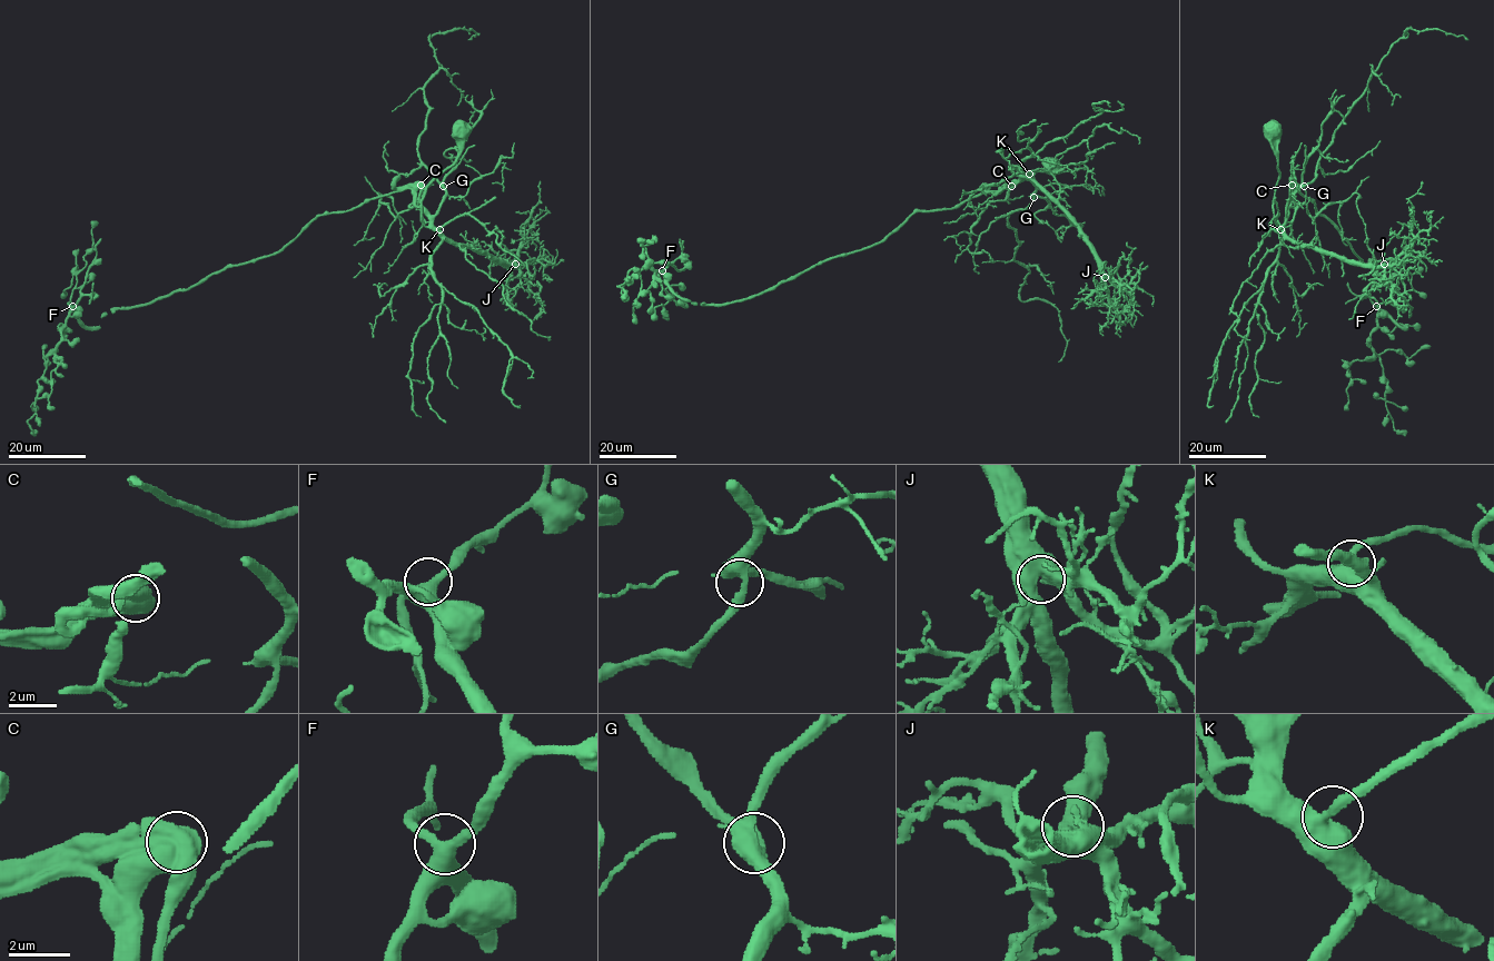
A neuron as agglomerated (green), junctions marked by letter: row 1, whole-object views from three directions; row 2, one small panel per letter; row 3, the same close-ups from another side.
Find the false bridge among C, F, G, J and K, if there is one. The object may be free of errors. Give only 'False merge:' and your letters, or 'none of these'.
False merge: none of these

